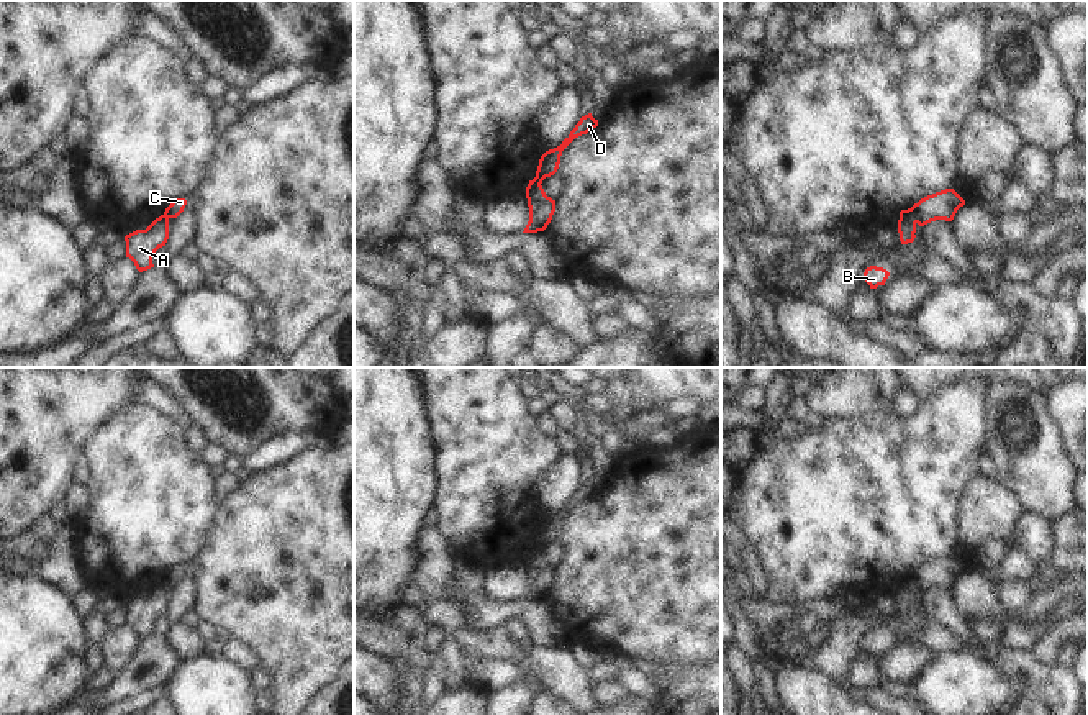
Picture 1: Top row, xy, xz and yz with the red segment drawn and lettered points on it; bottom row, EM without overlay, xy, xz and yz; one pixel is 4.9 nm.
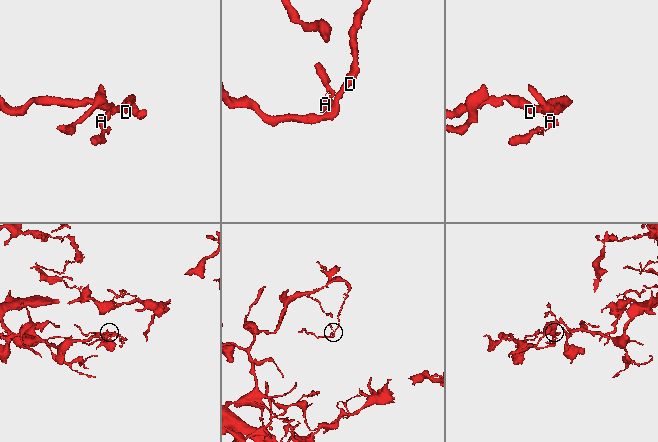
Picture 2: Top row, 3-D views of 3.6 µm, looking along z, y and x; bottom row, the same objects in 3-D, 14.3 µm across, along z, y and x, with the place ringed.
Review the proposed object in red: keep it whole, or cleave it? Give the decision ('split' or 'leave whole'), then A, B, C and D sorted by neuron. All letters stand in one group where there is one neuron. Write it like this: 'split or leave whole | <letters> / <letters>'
split | A B / C D

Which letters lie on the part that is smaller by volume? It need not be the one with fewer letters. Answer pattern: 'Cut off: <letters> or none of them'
Cut off: A, B

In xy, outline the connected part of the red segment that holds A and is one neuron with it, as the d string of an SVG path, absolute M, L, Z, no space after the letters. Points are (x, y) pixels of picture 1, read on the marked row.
M161 215L146 230L136 230L125 236L126 257L129 257L139 272L154 267L154 253L165 246L169 239L169 218Z

